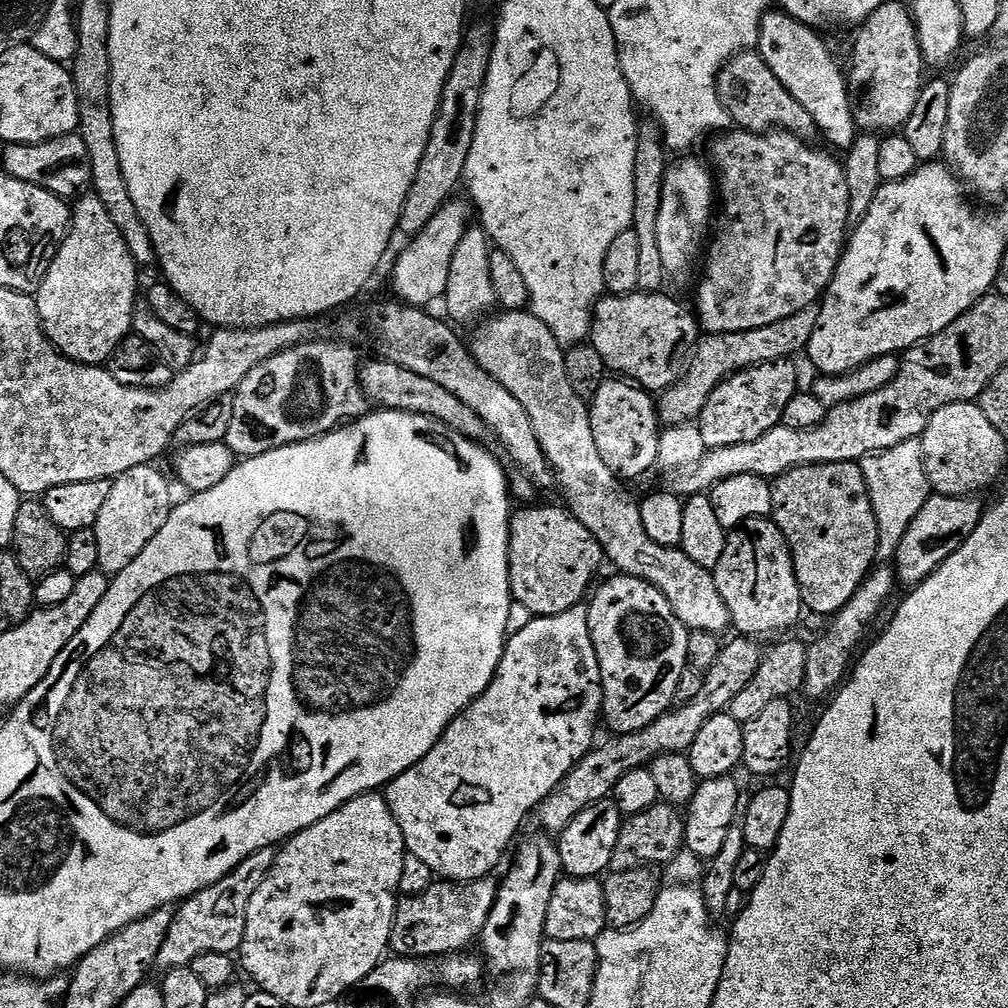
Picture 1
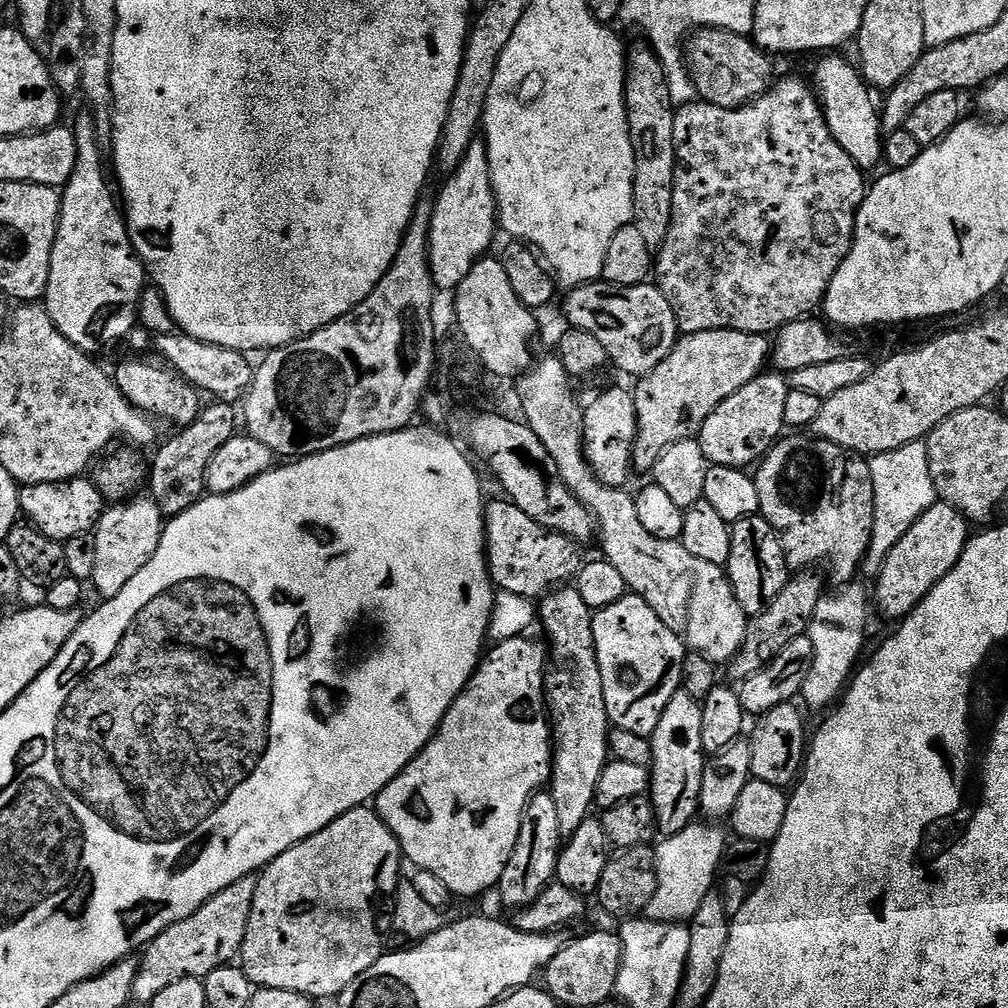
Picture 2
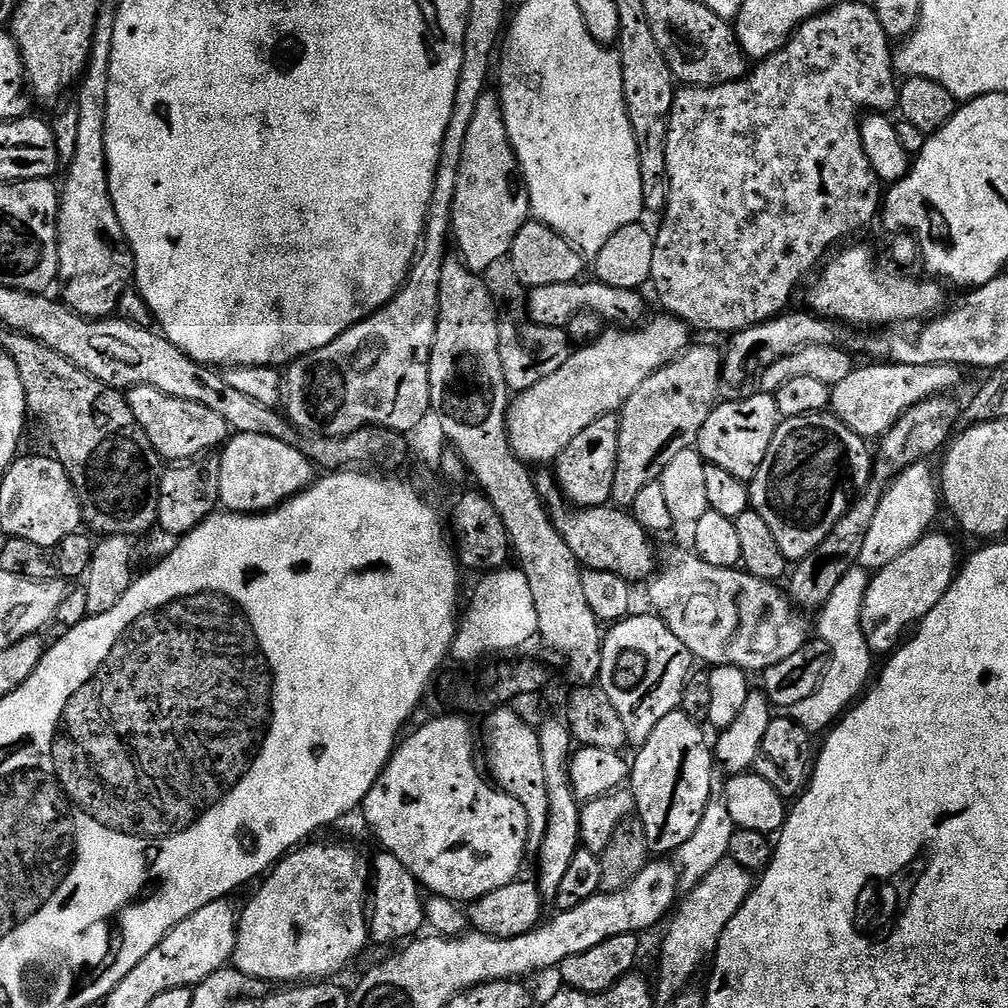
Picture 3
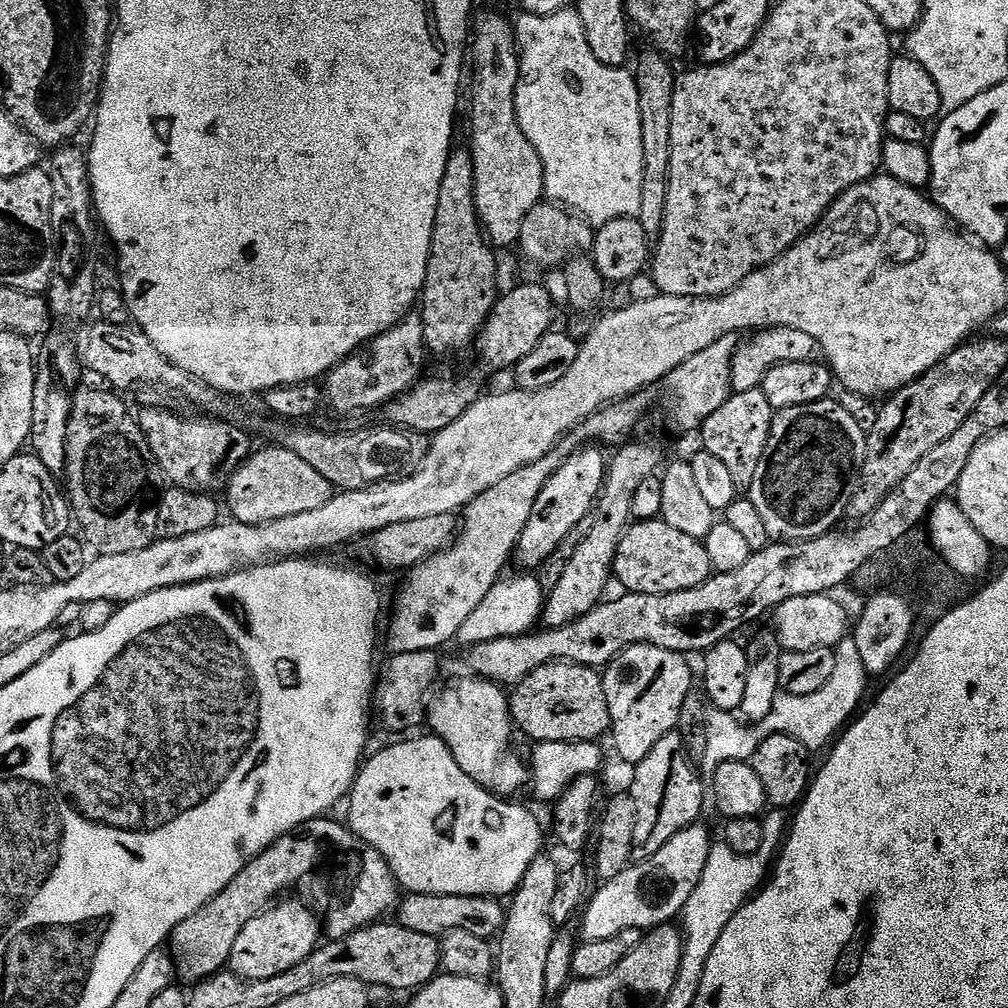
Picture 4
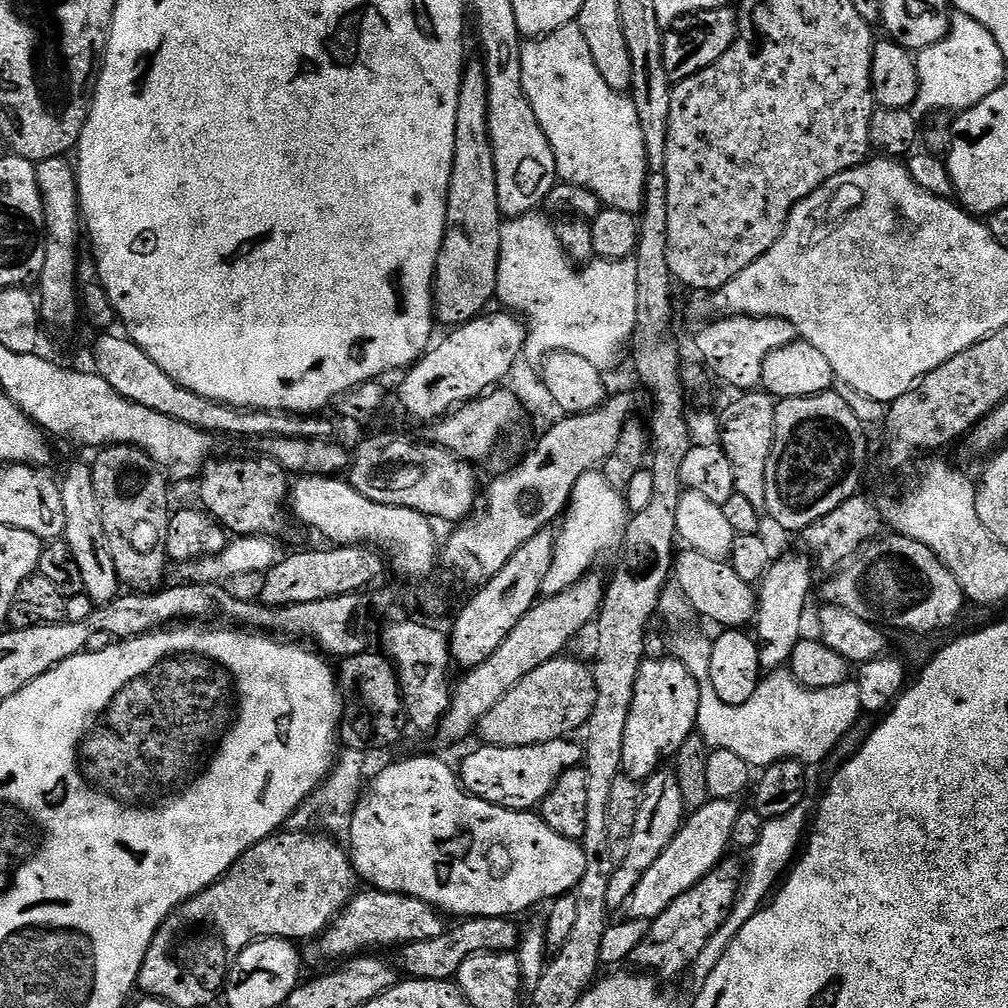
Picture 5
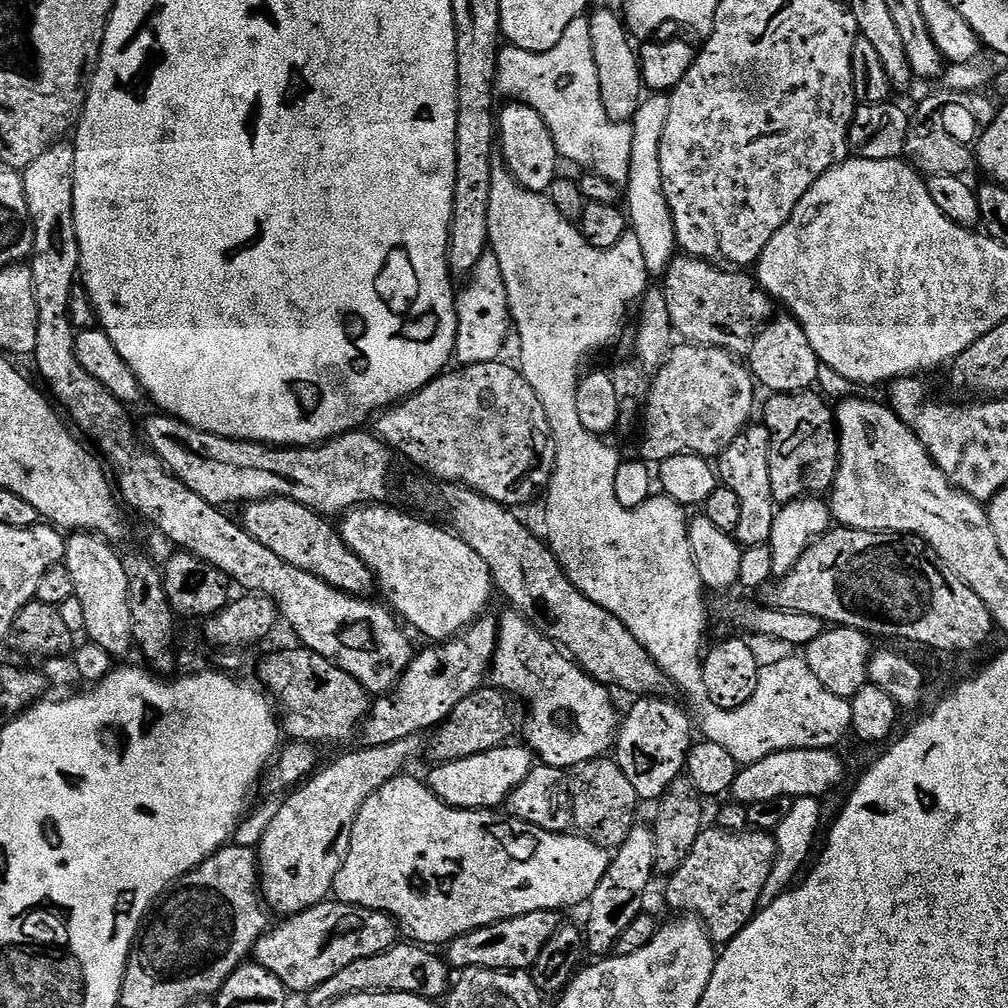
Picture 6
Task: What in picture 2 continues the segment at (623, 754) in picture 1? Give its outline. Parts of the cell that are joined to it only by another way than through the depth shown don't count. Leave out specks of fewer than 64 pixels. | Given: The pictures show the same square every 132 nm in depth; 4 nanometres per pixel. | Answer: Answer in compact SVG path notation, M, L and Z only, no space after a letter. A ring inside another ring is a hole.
M797 571L778 594L778 598L774 598L774 602L768 604L767 610L749 619L744 645L726 668L732 682L739 682L758 674L777 654L786 650L786 646L790 646L794 638L807 633L808 623L814 618L814 610L818 610L818 602L826 594L825 577L820 577L816 572L819 571Z

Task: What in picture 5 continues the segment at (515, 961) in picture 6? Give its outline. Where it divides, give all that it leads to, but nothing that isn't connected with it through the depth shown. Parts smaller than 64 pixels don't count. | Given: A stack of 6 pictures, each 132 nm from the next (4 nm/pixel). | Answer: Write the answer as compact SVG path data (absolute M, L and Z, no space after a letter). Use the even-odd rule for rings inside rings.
M477 916L475 918L465 919L457 928L449 927L438 938L430 938L426 942L414 942L413 944L403 945L399 949L400 955L399 967L404 967L403 975L414 980L452 980L456 975L458 966L462 966L462 962L466 958L470 958L479 952L511 952L515 953L520 947L521 925L516 925L517 921L512 918L503 916Z

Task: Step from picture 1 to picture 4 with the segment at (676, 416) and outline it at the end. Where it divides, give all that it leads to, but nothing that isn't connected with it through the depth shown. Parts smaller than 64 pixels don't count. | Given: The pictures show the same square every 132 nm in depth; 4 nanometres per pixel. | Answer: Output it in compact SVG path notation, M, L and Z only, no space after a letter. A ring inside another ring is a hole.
M635 440L617 447L613 451L616 453L610 456L600 499L597 500L594 515L587 525L588 533L581 538L580 545L565 562L552 593L550 591L547 593L542 620L549 628L562 628L567 624L573 624L605 599L604 591L608 588L608 580L610 584L614 576L612 567L616 551L622 542L624 531L633 523L634 493L638 490L638 486L642 486L642 482L646 482L646 478L657 475L661 467L660 459L664 456L663 450L658 445Z

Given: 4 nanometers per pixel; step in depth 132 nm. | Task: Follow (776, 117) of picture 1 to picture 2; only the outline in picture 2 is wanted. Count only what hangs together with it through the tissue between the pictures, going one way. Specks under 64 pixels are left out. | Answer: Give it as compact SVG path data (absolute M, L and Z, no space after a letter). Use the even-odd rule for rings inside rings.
M697 29L684 48L686 70L695 83L697 97L723 108L740 108L763 96L774 83L769 53L761 50L748 36L720 29Z

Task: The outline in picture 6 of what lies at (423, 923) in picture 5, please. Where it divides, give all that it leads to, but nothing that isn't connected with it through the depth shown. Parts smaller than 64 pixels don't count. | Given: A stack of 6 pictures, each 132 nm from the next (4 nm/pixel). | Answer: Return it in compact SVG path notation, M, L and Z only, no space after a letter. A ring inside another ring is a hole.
M335 898L281 921L277 928L276 925L269 927L264 936L258 938L254 960L270 970L270 974L274 974L292 994L314 991L322 986L322 982L334 978L338 970L350 966L350 962L374 958L374 954L382 954L398 940L398 925L391 916L362 906L343 904Z

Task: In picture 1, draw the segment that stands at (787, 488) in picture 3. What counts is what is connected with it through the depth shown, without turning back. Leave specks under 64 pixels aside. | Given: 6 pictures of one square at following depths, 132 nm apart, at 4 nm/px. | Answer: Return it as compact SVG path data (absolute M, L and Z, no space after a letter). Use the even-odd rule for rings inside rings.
M843 460L802 466L784 476L775 477L771 519L780 527L780 533L788 543L788 551L792 553L792 565L798 578L803 607L823 618L831 618L841 612L877 563L878 522L874 518L870 494L859 463Z

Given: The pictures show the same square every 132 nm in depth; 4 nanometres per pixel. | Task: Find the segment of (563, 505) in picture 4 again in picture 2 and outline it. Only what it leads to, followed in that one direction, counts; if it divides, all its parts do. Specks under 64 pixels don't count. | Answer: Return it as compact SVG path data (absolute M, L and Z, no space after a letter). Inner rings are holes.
M608 388L592 405L584 408L584 456L588 465L596 472L596 476L606 486L624 488L628 475L633 475L632 451L636 441L638 418L636 417L636 398L631 391L624 388Z

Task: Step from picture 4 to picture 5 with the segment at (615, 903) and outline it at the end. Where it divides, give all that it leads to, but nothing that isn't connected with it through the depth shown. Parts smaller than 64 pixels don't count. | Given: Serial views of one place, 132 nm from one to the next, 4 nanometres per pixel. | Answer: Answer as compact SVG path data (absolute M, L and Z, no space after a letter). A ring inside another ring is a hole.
M709 799L708 803L695 809L683 821L676 836L670 842L662 854L657 858L642 880L638 882L628 898L626 912L634 920L655 920L674 898L682 898L686 890L690 890L697 882L715 869L716 865L725 859L732 843L732 827L742 810L739 799L735 800L714 800Z

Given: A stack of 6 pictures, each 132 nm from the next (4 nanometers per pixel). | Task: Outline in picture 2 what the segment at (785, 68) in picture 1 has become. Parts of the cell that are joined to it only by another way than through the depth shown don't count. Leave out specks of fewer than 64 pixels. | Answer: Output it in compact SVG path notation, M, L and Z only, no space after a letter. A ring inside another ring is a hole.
M824 54L819 57L816 69L810 75L820 108L828 123L830 134L861 170L881 167L884 159L885 132L881 128L881 109L872 101L873 93L865 83L861 70L855 63L843 60L840 54Z

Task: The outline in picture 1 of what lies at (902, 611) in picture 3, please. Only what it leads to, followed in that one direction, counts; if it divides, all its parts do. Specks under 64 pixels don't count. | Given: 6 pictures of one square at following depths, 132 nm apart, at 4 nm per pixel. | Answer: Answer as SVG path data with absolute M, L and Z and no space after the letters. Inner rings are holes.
M929 495L926 506L918 510L918 518L910 522L910 530L902 534L902 542L898 546L894 557L894 571L897 581L905 584L905 589L911 590L921 584L950 554L954 554L966 538L980 525L982 507L979 499L962 496Z

